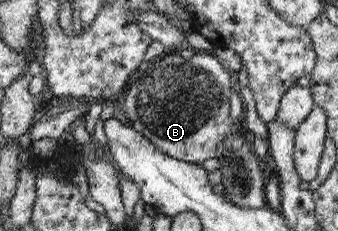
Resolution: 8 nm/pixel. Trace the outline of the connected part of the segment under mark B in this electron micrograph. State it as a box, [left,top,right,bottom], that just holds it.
[122,51,238,164]

